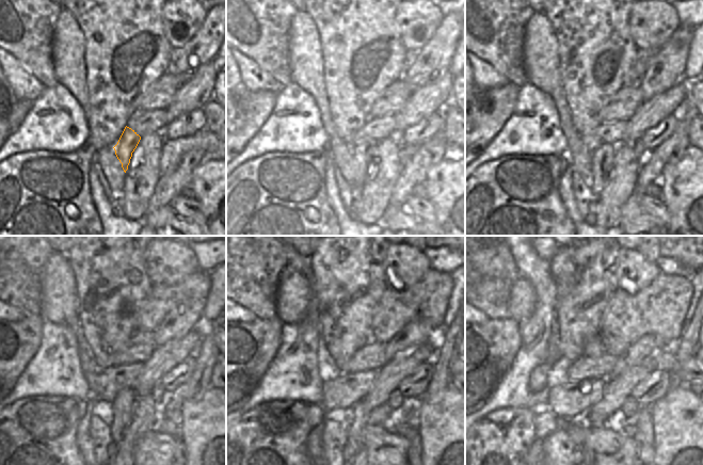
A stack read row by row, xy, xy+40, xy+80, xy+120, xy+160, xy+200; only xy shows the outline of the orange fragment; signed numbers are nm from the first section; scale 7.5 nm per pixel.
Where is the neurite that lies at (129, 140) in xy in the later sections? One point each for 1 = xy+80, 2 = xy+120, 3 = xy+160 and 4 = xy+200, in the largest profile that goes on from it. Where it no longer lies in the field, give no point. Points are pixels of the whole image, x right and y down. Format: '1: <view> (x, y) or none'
1: xy+80 (602, 158)
2: xy+120 (122, 409)
3: xy+160 (358, 415)
4: xy+200 (587, 452)

